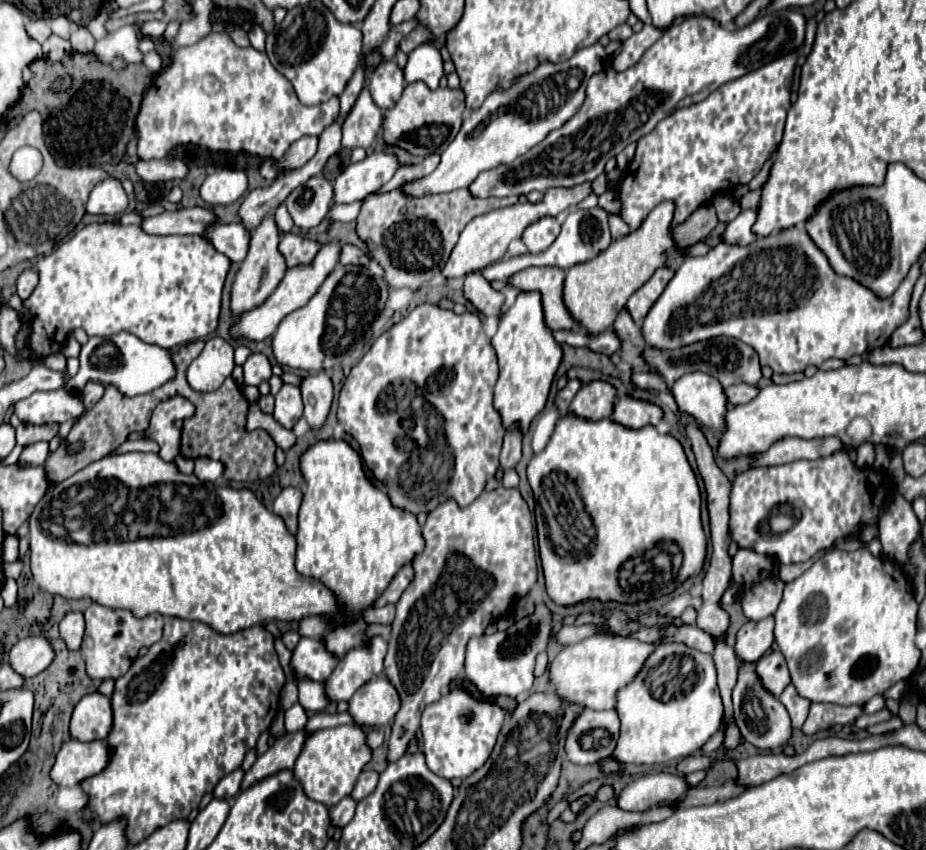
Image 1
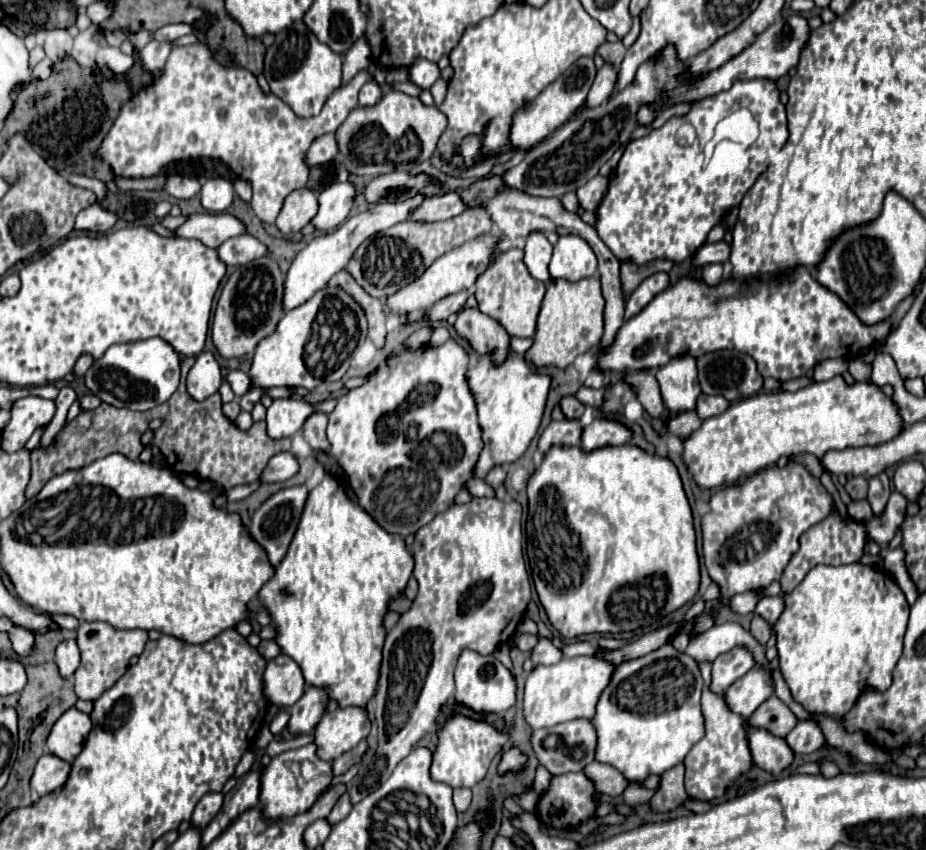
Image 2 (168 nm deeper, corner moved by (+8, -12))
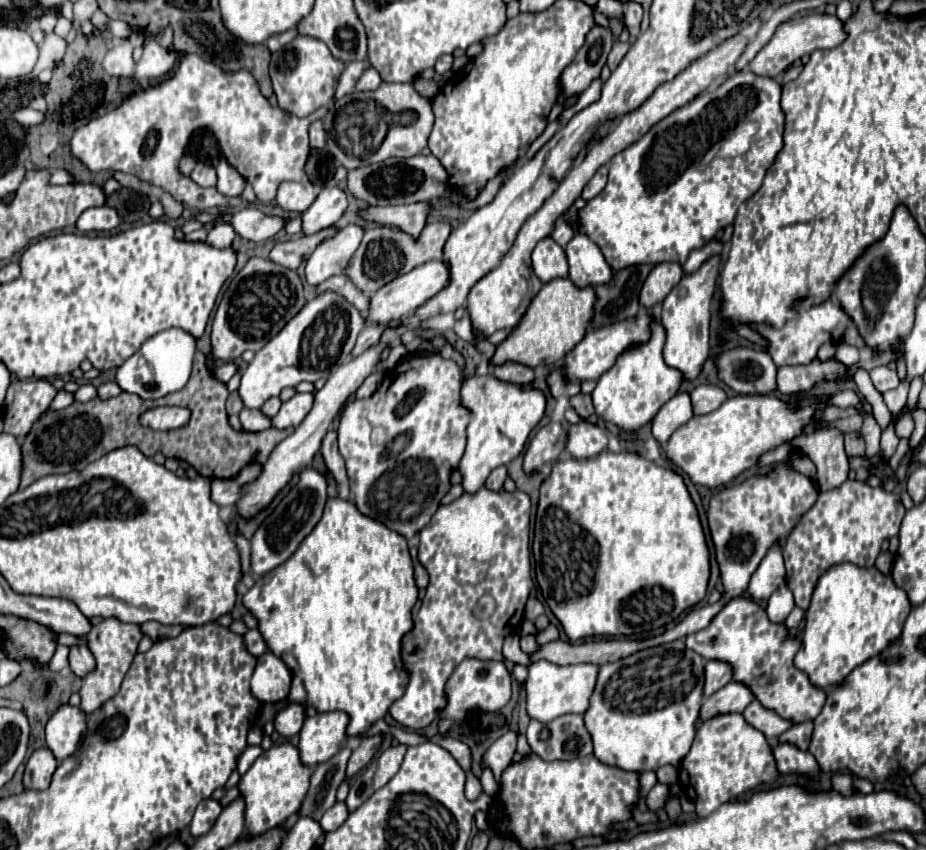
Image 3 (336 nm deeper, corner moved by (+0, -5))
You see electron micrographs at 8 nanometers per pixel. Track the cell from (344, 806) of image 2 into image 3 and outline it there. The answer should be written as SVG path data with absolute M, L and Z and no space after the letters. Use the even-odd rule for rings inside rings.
M334 803L320 819L320 825L324 827L324 831L334 831L336 827L340 827L340 823L344 823L344 819L348 817L348 807L346 803Z

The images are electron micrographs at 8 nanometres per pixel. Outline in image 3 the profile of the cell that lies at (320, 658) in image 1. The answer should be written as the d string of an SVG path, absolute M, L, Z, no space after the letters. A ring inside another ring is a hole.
M264 653L258 657L258 665L250 681L256 699L260 699L262 703L284 701L290 693L290 685L292 671L280 657L276 657L274 653Z

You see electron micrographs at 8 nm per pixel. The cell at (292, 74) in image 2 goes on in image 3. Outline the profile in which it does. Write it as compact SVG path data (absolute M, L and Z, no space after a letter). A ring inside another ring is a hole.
M296 35L290 43L272 53L270 61L270 77L274 93L278 97L278 105L298 117L308 117L318 107L332 101L340 71L344 71L344 63L330 53L324 41L308 35Z

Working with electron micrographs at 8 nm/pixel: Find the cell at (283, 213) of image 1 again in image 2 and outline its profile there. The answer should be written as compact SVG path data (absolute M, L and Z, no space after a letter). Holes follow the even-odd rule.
M204 44L178 46L172 48L170 58L162 70L162 76L152 82L148 88L134 94L124 108L120 110L112 130L108 130L108 138L100 144L100 158L108 162L116 176L140 178L140 176L156 176L166 164L184 158L216 158L222 160L238 178L248 180L252 186L250 206L254 214L268 224L274 224L284 198L298 188L306 186L308 180L308 164L304 162L304 154L314 138L334 132L340 122L348 116L352 108L358 106L358 90L362 84L370 82L372 74L368 70L360 70L348 84L336 88L322 112L312 118L298 118L288 104L284 104L274 94L264 94L258 86L258 80L246 68L224 68L216 60L210 58L210 52Z

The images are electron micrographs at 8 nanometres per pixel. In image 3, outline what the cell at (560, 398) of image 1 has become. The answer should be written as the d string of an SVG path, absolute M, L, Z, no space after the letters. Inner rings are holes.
M578 393L570 399L570 405L576 409L576 413L586 419L588 415L594 413L594 407L592 407L592 397L590 395L584 395L584 393Z

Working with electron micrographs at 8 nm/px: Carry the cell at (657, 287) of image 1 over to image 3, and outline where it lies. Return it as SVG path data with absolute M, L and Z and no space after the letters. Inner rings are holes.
M658 263L644 281L644 287L640 291L640 305L644 309L652 309L654 305L662 303L680 279L682 267L678 263Z

